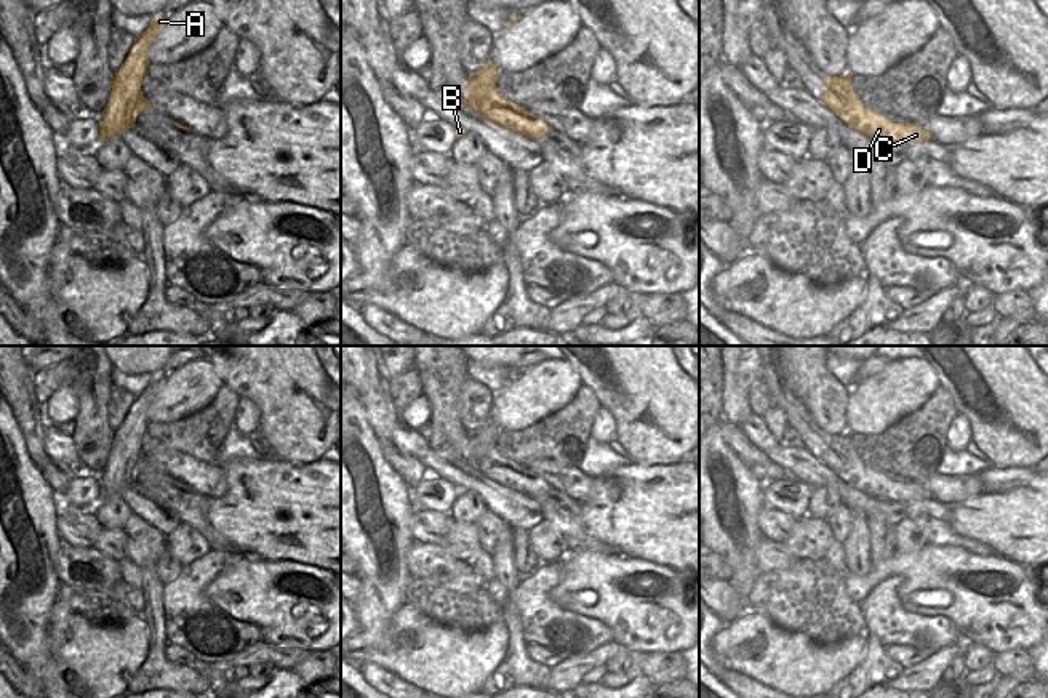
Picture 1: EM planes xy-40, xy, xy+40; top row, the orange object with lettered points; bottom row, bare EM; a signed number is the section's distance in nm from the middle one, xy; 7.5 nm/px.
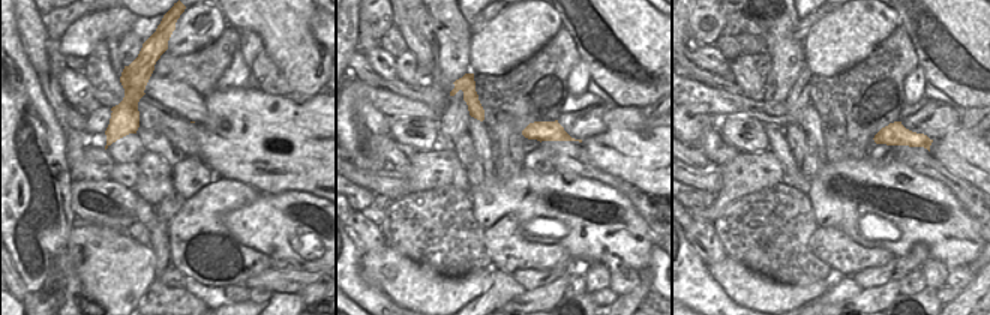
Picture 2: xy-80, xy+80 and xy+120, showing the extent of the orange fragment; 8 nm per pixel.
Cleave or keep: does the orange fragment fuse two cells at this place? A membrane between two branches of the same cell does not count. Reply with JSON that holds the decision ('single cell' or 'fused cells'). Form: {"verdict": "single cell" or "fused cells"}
{"verdict": "fused cells"}

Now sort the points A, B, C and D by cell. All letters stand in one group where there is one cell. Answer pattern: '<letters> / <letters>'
A B / C D

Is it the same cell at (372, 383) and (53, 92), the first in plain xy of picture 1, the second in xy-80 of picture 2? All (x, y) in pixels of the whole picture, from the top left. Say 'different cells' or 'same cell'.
same cell

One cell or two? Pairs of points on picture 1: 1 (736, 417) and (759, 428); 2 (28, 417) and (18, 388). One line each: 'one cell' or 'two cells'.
1: two cells
2: one cell

